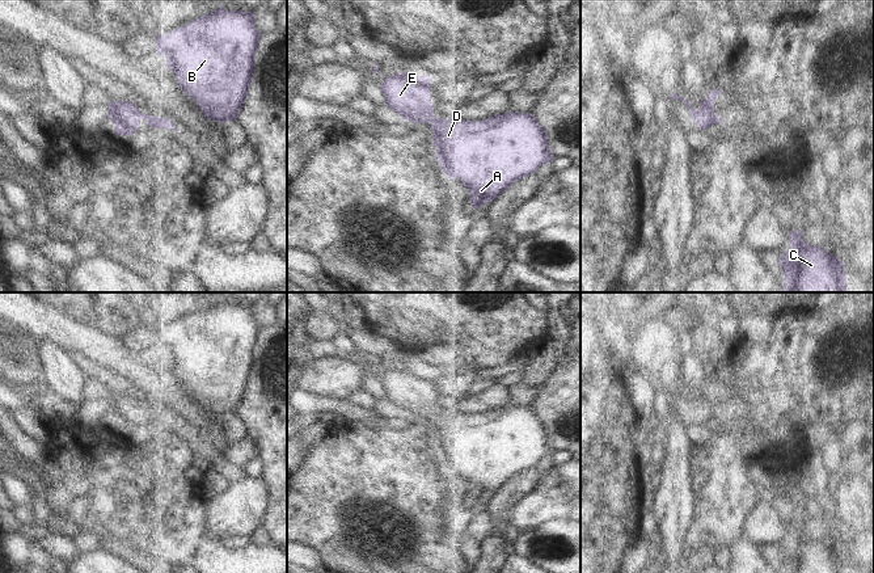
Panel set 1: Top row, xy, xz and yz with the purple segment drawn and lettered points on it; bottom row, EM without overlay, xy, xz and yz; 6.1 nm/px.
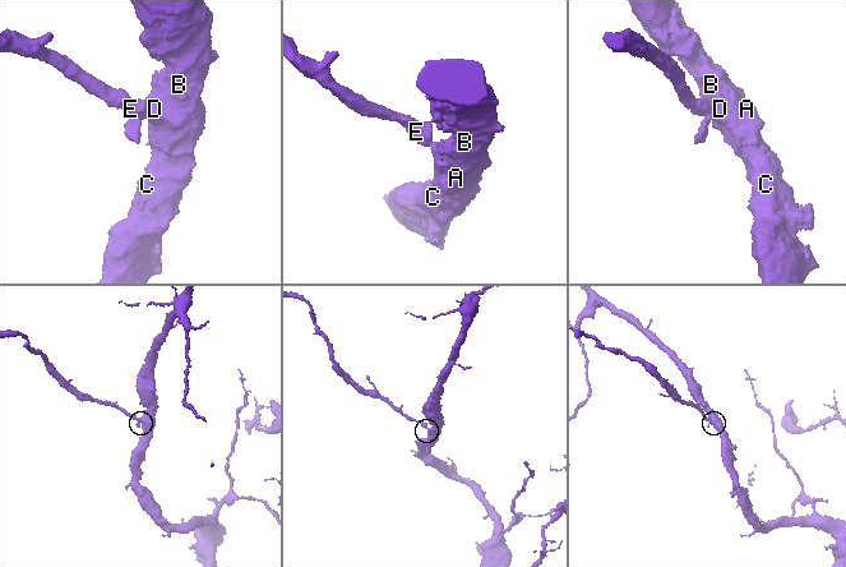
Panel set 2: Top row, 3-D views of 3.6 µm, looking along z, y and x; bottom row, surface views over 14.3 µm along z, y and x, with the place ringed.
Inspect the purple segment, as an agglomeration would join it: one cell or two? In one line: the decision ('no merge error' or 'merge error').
no merge error

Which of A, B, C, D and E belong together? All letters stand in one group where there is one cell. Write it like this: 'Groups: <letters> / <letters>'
Groups: A B C D E.

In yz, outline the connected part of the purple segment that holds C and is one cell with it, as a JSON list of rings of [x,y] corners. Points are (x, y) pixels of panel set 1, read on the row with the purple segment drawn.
[[[790,231],[789,249],[777,262],[785,277],[780,292],[850,292],[844,262],[824,248],[807,244],[801,231]]]

